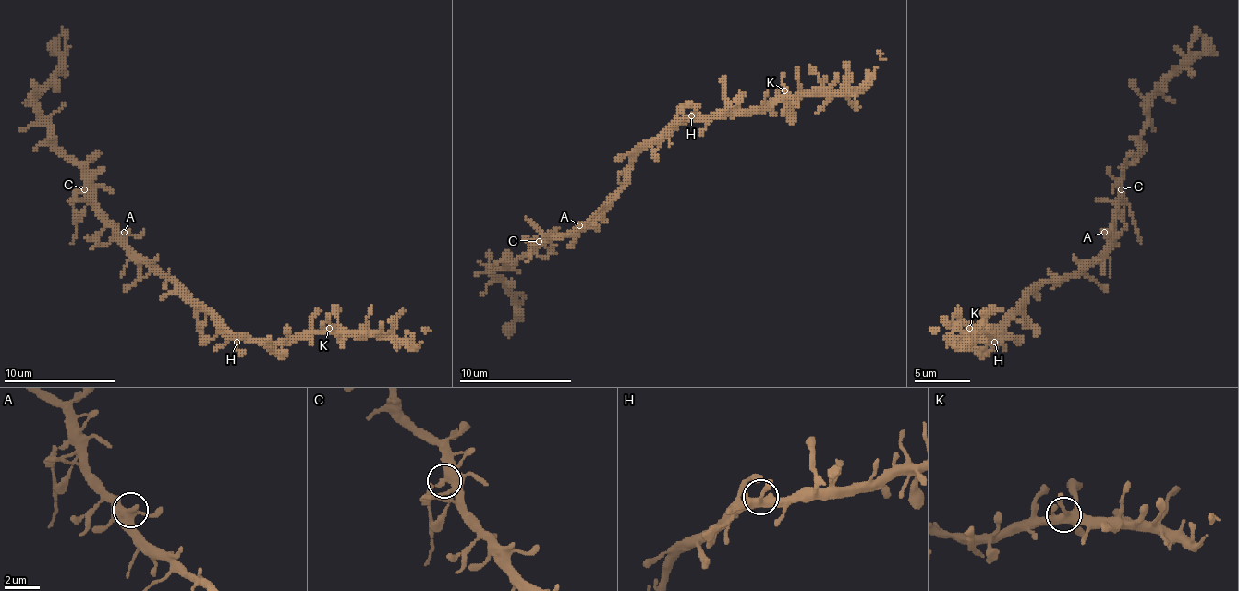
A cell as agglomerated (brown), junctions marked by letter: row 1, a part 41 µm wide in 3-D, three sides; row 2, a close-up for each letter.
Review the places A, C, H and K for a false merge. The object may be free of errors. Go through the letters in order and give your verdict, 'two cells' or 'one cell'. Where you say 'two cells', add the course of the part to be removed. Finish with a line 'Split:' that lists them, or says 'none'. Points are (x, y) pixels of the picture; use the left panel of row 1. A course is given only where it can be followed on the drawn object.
A: one cell
C: two cells | (84, 190), (73, 204), (76, 232), (70, 244)
H: one cell
K: one cell
Split: C

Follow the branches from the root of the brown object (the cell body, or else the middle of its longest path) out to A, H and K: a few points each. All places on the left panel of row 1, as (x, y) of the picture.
A: (166, 277), (161, 277), (127, 244), (124, 232)
H: (166, 277), (191, 296), (236, 342)
K: (166, 277), (200, 303), (231, 333), (270, 342), (296, 342), (323, 333), (329, 328)

